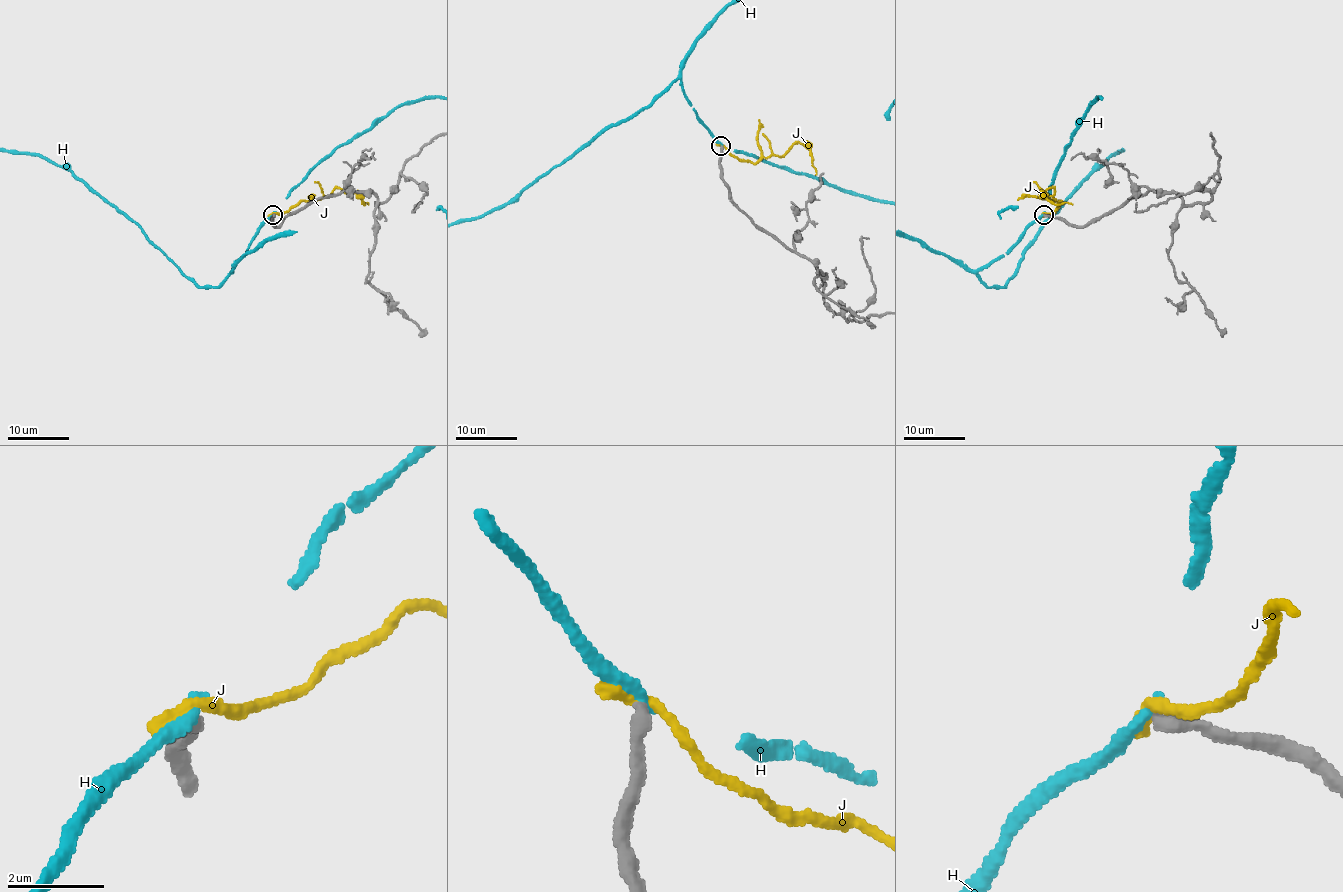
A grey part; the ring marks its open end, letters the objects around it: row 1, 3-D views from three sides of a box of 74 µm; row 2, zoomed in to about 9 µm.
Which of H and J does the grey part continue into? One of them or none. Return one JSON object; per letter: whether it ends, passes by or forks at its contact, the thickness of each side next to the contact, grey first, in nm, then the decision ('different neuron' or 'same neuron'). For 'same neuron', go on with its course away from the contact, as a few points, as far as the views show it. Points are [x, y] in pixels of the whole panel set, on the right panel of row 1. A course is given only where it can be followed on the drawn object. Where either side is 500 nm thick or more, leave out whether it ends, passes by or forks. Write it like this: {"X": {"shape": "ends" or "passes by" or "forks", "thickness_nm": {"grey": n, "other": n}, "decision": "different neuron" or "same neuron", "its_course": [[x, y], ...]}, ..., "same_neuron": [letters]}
{"H": {"shape": "ends", "thickness_nm": {"grey": 320, "other": 320}, "decision": "different neuron"}, "J": {"shape": "ends", "thickness_nm": {"grey": 320, "other": 340}, "decision": "same neuron", "its_course": [[1043, 214], [1053, 213], [1060, 200], [1056, 200], [1053, 188], [1046, 188], [1040, 192], [1054, 203], [1073, 205]]}, "same_neuron": ["J"]}

